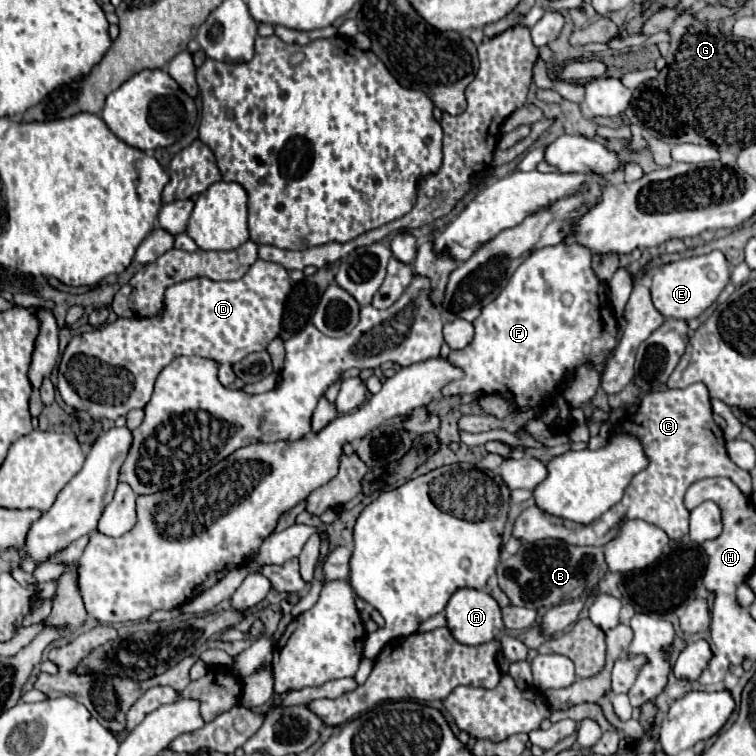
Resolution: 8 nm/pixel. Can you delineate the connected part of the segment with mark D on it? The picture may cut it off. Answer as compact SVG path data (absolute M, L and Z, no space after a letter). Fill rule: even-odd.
M258 259L248 273L238 281L210 281L208 277L194 277L190 281L180 281L178 285L166 287L164 293L164 309L156 317L140 317L140 319L124 319L96 327L92 331L74 335L66 345L60 365L58 365L58 391L66 405L78 411L90 413L94 419L116 419L126 415L130 409L142 409L152 395L154 381L158 373L180 355L200 355L206 359L218 361L218 379L224 387L230 387L236 379L232 365L242 361L248 353L262 351L268 347L272 339L278 337L282 325L284 301L290 291L288 271L272 261ZM74 357L74 389L66 379L66 371Z

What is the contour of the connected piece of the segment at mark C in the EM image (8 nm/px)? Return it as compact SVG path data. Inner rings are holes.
M694 383L686 389L666 389L646 395L634 413L626 411L618 419L618 423L612 427L612 433L630 433L638 437L648 459L648 467L632 477L622 501L590 525L574 525L570 521L550 517L536 505L532 505L516 519L512 537L516 537L520 543L534 543L548 537L560 539L570 545L606 545L612 537L616 537L614 531L618 531L620 523L628 519L644 519L666 531L670 539L682 539L688 533L686 507L682 499L686 489L694 481L706 477L728 477L740 487L742 493L752 493L750 473L734 465L734 461L730 461L726 453L724 433L712 419L710 397L704 383Z

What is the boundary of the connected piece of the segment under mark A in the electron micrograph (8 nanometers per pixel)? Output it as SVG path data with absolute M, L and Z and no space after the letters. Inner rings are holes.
M458 589L446 605L446 619L454 639L464 645L482 645L504 633L498 603L478 589Z

